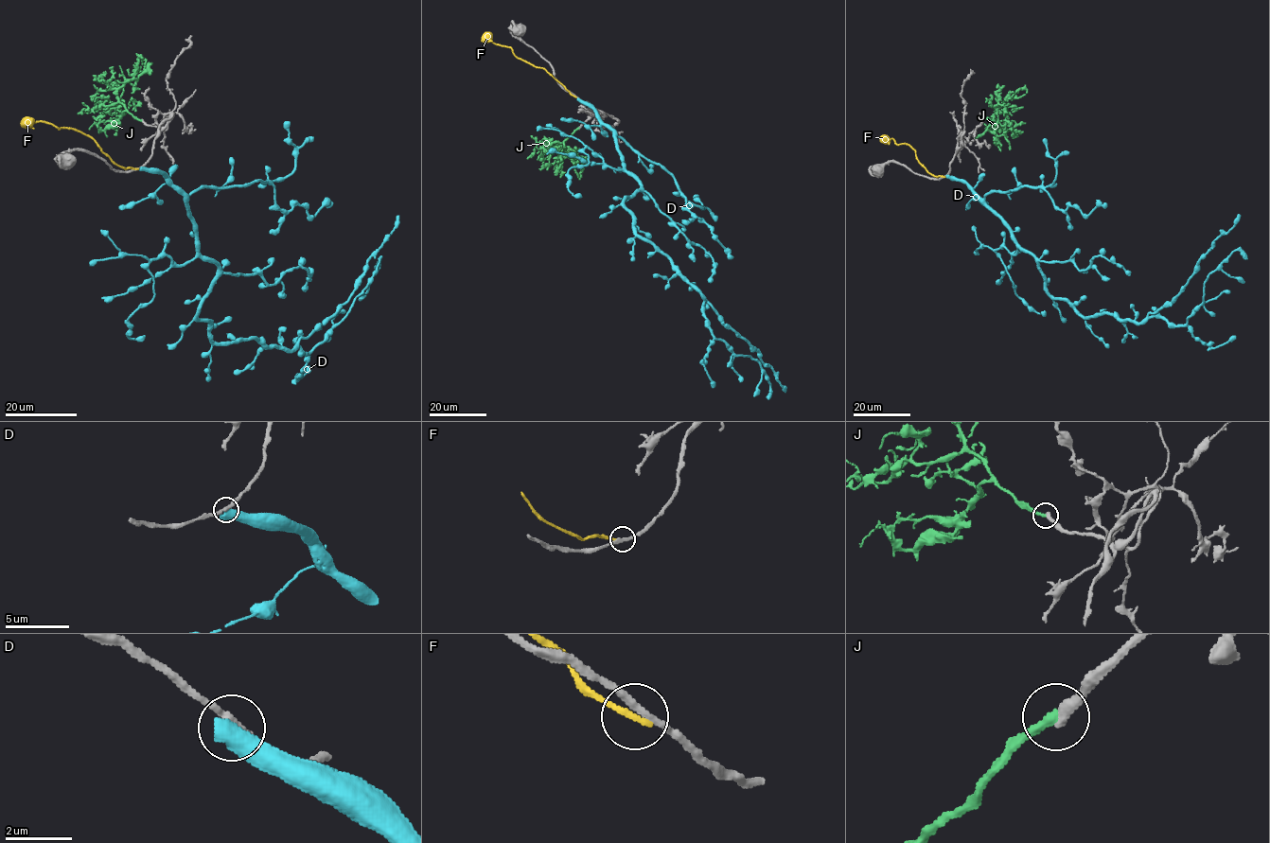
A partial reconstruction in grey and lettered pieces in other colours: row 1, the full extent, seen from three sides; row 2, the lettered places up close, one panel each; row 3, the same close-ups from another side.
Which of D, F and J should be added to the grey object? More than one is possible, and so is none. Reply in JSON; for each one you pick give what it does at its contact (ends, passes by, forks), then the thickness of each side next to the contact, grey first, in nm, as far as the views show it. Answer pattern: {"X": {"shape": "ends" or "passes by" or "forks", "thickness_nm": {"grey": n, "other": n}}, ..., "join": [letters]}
{"J": {"shape": "ends", "thickness_nm": {"grey": 400, "other": 280}}, "join": ["J"]}

